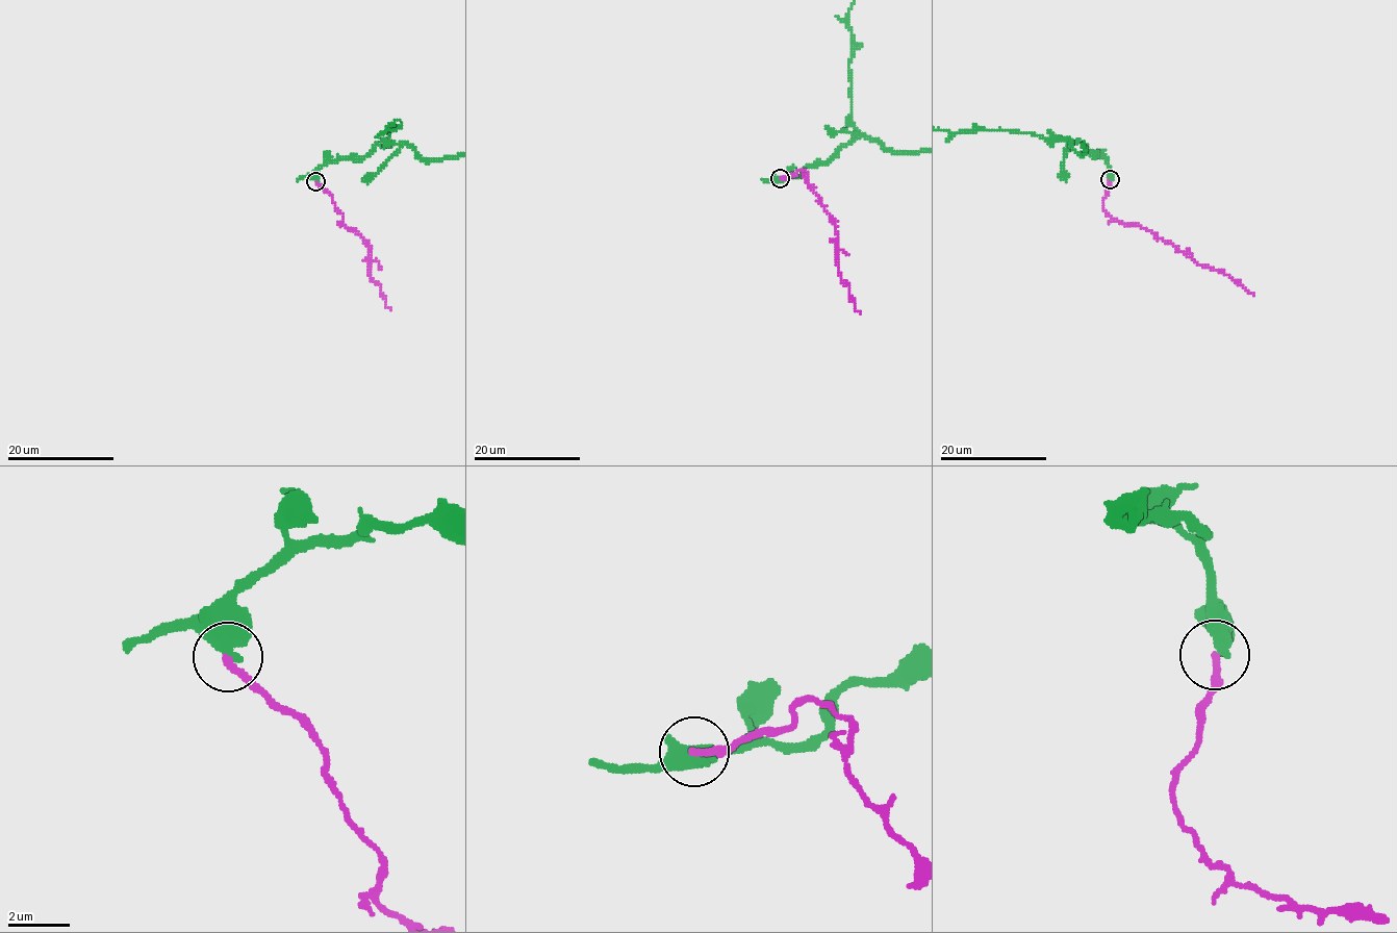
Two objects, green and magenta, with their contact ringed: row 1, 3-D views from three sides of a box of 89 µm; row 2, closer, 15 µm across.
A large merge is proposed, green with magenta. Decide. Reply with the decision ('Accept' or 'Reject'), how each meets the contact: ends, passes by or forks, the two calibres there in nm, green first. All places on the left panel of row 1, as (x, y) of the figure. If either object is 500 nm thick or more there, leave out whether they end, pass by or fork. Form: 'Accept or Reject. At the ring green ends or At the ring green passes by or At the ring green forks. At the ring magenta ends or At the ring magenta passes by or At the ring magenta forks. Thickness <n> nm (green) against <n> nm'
Reject. Thickness 600 nm (green) against 240 nm

